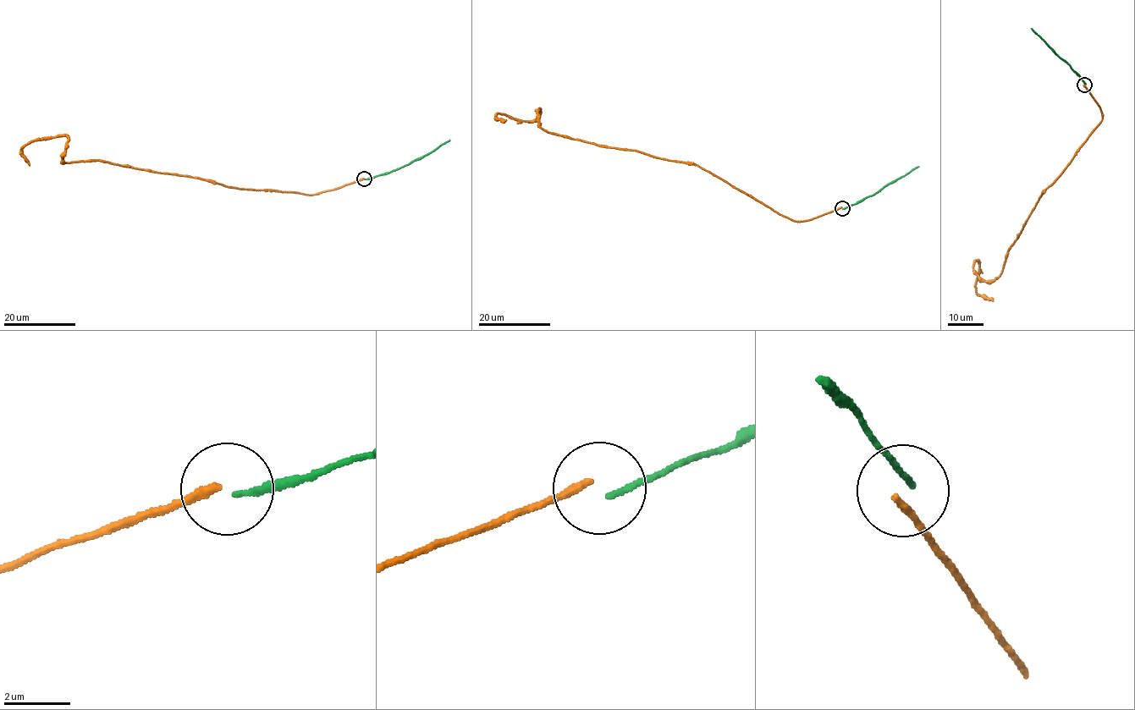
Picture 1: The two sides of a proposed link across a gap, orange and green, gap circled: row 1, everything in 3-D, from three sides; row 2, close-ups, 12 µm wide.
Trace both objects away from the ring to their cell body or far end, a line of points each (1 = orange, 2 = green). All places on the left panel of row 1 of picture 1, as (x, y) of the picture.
1: (363, 179), (309, 195), (230, 188), (98, 160), (62, 162), (64, 134), (27, 143), (21, 151), (30, 166)
2: (365, 178), (395, 170), (421, 158), (449, 140)

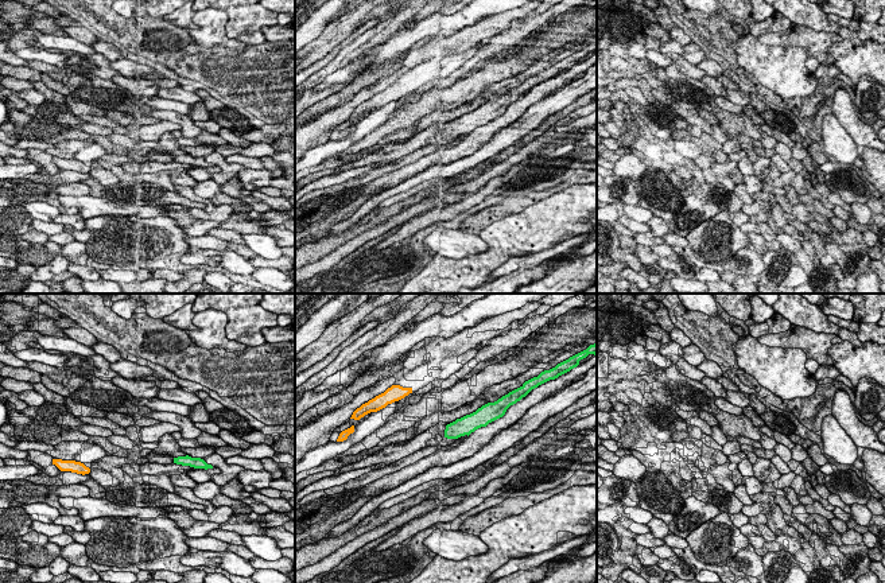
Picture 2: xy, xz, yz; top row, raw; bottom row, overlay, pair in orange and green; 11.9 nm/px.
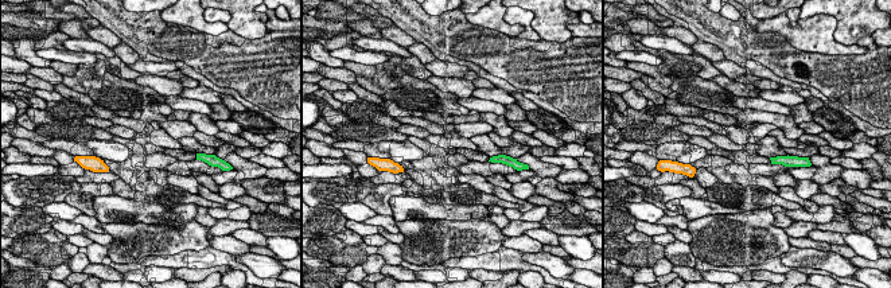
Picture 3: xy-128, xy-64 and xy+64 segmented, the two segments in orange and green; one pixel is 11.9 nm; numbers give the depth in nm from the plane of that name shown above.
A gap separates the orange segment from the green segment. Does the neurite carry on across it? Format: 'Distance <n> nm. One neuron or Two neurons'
Distance 600 nm. Two neurons

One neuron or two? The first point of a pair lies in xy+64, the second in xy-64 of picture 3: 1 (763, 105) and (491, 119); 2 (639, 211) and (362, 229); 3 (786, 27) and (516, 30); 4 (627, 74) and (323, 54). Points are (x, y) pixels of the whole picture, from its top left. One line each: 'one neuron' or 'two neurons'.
1: two neurons
2: two neurons
3: two neurons
4: two neurons

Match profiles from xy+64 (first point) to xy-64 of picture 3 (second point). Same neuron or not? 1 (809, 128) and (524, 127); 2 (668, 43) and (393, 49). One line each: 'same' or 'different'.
1: same
2: same

